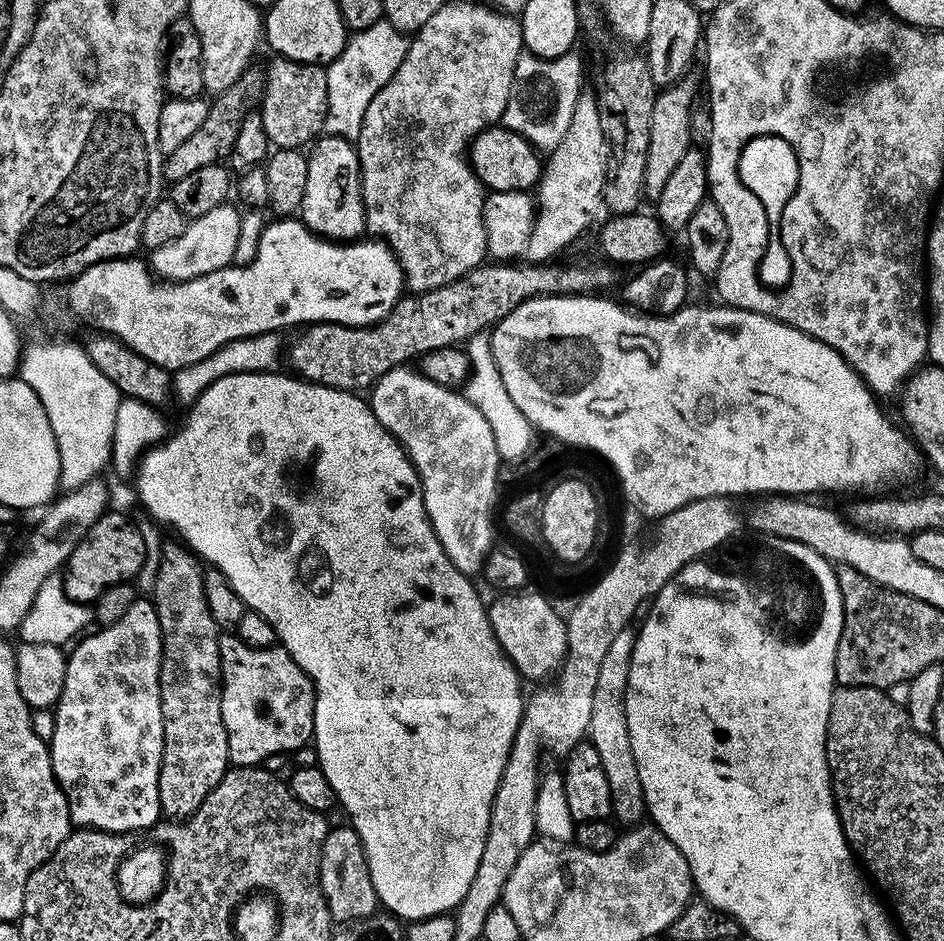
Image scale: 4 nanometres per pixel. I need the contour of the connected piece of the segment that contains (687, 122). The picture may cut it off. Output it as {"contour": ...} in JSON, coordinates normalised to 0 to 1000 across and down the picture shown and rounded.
{"contour":[[[728,79],[716,89],[698,95],[693,117],[689,117],[689,155],[682,182],[682,208],[688,214],[694,215],[698,210],[710,185],[722,170],[722,164],[730,159],[733,114],[737,111],[737,85],[734,81]]]}

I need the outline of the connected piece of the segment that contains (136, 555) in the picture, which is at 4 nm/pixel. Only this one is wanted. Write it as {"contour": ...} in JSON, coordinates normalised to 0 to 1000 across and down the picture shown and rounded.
{"contour":[[[115,542],[95,559],[91,572],[78,580],[71,599],[66,605],[70,635],[84,642],[101,643],[102,637],[117,623],[125,623],[143,617],[144,611],[153,604],[153,590],[157,578],[148,566],[148,561],[131,544]]]}

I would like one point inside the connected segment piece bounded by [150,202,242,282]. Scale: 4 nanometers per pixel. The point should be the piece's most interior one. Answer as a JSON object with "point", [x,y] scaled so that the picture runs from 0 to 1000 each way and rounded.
{"point":[220,259]}

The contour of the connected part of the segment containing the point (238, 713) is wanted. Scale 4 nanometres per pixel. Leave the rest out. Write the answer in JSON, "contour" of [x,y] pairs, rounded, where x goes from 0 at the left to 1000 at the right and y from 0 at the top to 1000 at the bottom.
{"contour":[[[237,674],[233,678],[233,722],[235,730],[235,767],[239,772],[242,785],[242,807],[247,813],[256,816],[279,813],[282,806],[300,799],[311,800],[332,785],[333,750],[335,730],[326,715],[307,699],[301,689],[266,689],[252,679],[249,674]]]}

